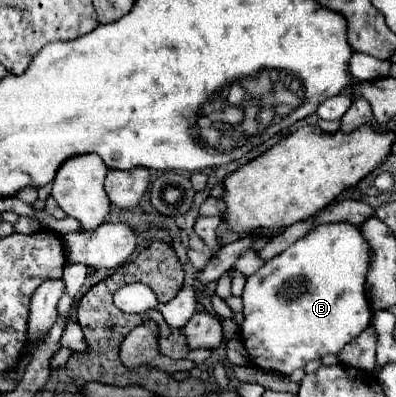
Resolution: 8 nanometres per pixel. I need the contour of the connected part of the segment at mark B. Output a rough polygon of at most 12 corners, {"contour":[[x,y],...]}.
{"contour":[[325,223],[247,277],[243,347],[291,375],[371,323],[369,247]]}

